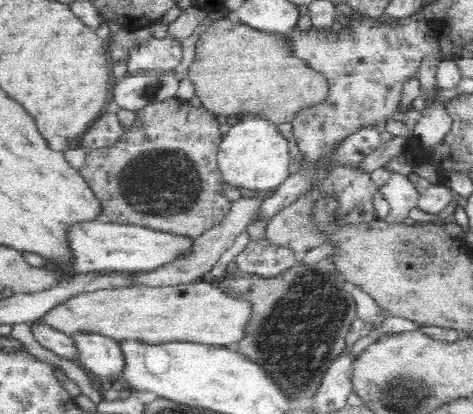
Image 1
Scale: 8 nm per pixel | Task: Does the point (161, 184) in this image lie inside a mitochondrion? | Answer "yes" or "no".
yes

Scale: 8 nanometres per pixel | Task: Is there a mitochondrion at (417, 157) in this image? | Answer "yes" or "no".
no

